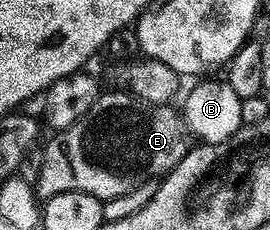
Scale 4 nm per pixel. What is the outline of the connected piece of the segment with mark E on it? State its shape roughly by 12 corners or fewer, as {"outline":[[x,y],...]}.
{"outline":[[102,92],[54,132],[38,198],[110,201],[191,141],[172,104]]}

